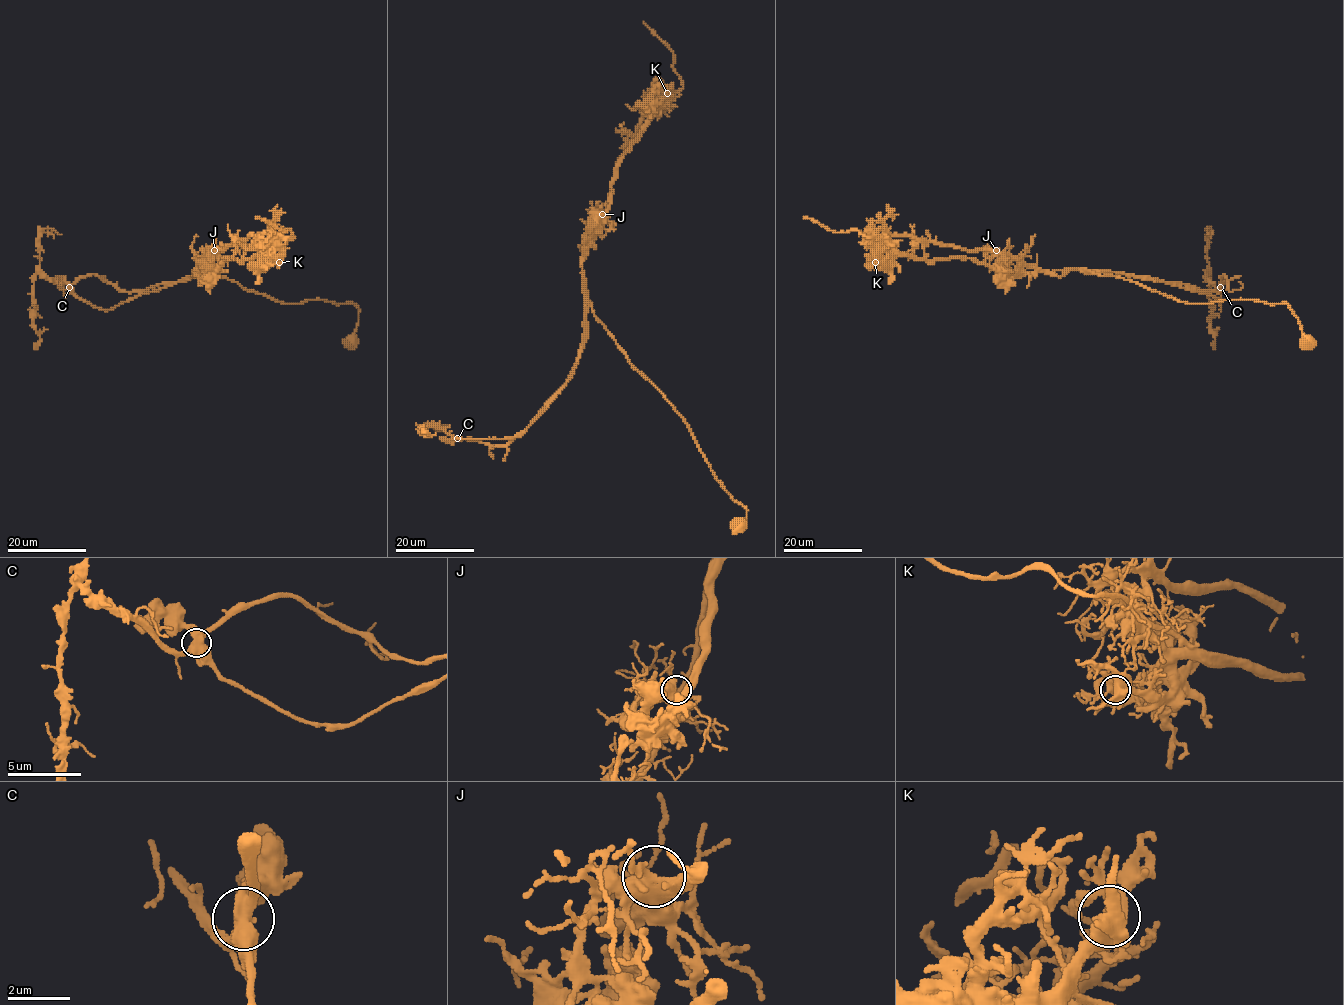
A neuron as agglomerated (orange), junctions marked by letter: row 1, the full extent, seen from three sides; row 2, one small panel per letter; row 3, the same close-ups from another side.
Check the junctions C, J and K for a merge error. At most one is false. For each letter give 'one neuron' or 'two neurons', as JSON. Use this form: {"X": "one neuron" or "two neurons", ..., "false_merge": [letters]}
{"C": "two neurons", "J": "one neuron", "K": "one neuron", "false_merge": ["C"]}

